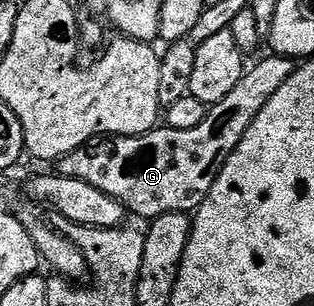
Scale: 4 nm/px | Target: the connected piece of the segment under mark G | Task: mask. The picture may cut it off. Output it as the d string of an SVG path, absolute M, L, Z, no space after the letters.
M268 54L265 60L258 61L253 68L251 65L245 71L238 86L234 86L234 90L230 90L230 94L226 94L222 102L209 107L208 116L200 125L193 126L190 130L174 130L167 126L157 126L151 132L144 132L140 136L121 136L115 143L83 144L78 150L70 150L70 154L66 154L59 160L59 175L78 178L94 186L94 190L102 190L102 194L110 194L114 202L124 207L125 213L132 215L133 212L134 215L141 216L144 222L154 221L162 214L195 213L196 208L202 206L206 194L210 194L210 186L214 186L222 166L228 161L230 154L234 154L238 142L242 142L242 134L246 134L246 130L250 130L250 122L258 118L258 110L262 110L262 106L266 106L266 102L270 102L270 98L278 94L282 82L286 82L286 78L290 78L297 67L295 59Z

